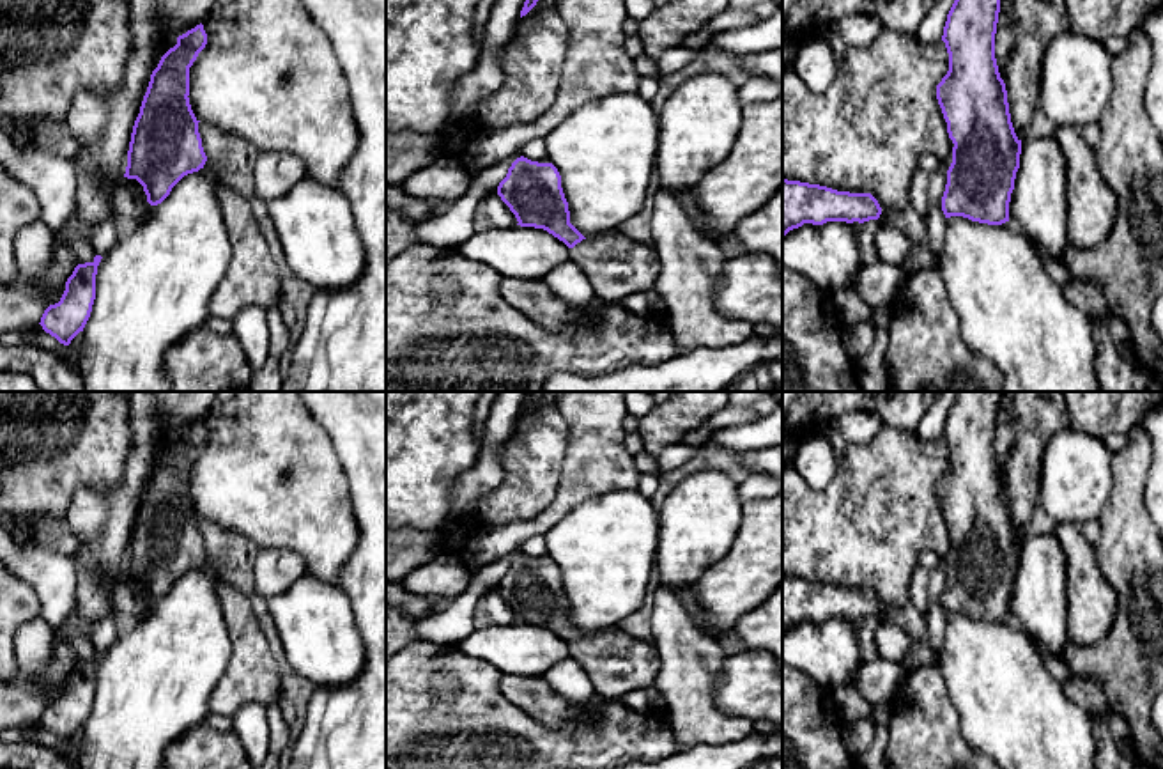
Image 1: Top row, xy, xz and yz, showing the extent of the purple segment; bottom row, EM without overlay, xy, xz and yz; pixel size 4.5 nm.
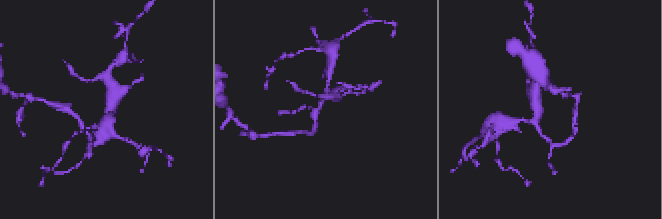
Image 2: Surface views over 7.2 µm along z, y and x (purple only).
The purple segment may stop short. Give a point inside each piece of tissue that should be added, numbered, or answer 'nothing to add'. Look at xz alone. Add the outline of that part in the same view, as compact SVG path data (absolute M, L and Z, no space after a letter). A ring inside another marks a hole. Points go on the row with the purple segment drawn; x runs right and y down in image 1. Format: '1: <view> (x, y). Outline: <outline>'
1: xz (616, 266). Outline: M620 230L588 236L570 248L570 260L586 273L595 299L604 303L651 291L662 269L653 246Z

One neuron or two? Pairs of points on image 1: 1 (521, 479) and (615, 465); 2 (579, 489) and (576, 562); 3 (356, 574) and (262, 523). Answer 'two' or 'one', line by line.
1: two
2: two
3: two

